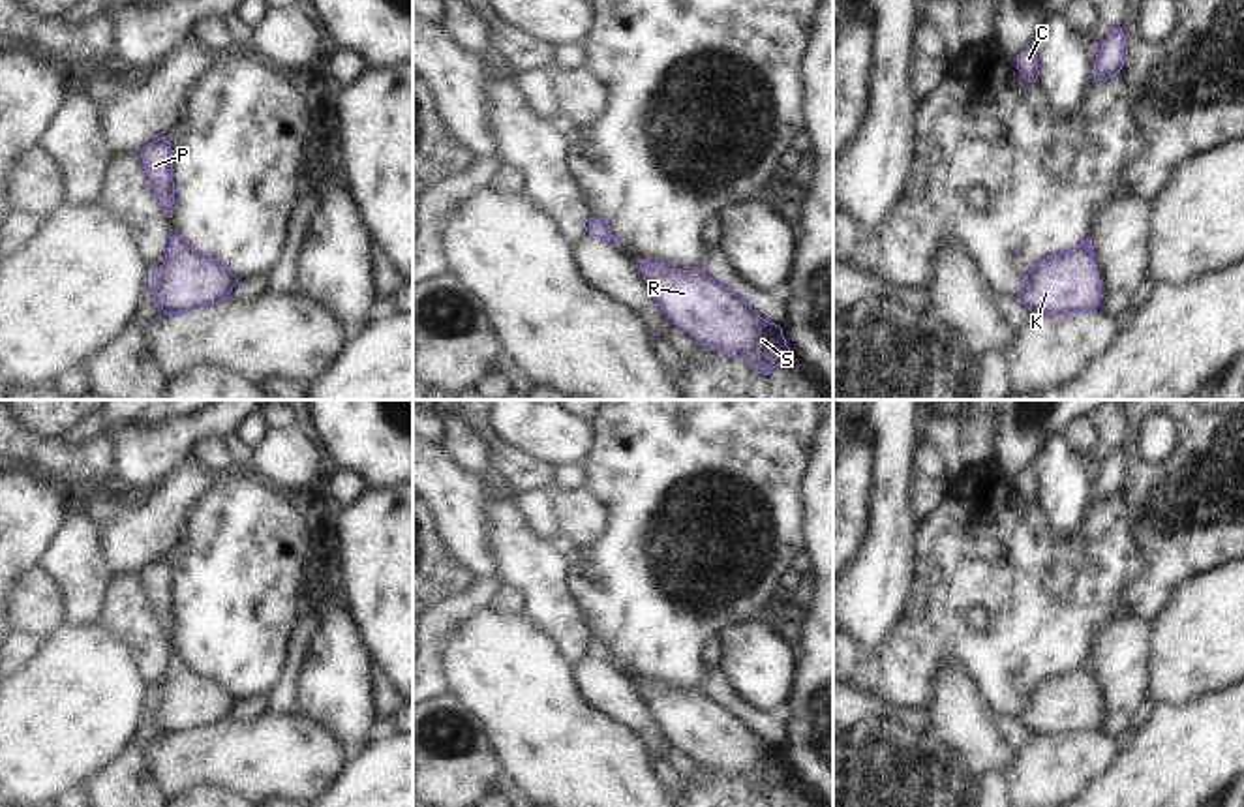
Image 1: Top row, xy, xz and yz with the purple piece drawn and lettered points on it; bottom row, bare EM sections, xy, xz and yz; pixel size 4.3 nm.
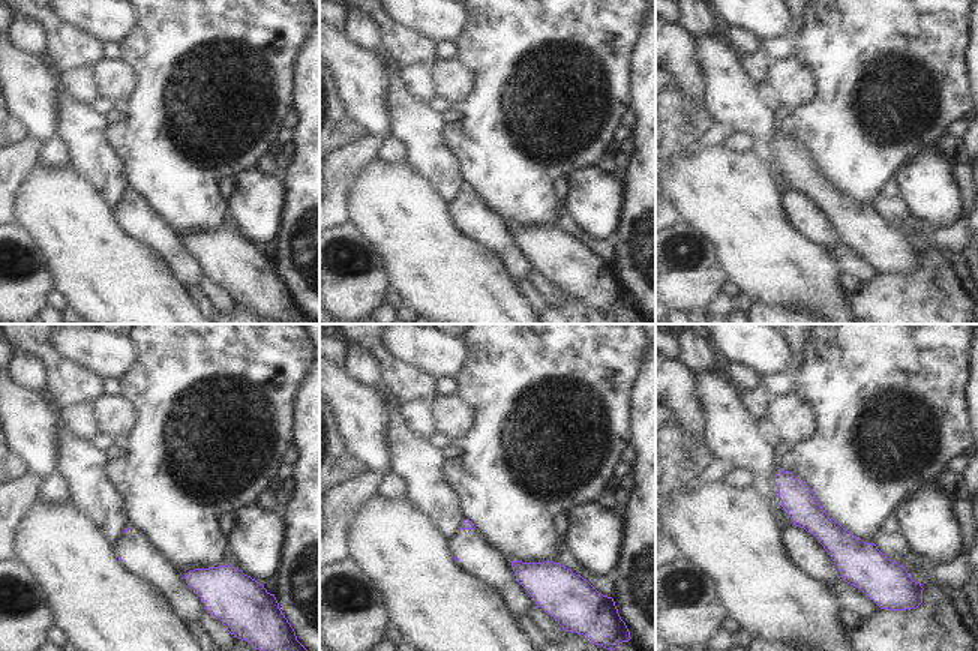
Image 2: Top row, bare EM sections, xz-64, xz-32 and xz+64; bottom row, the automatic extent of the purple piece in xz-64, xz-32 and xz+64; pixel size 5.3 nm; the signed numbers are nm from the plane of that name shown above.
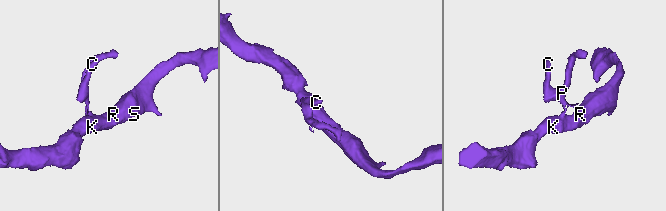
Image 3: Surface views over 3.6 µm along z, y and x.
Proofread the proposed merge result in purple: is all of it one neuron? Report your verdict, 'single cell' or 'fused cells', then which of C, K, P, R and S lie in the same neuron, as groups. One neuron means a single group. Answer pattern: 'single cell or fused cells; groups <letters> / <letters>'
fused cells; groups C P / K R S

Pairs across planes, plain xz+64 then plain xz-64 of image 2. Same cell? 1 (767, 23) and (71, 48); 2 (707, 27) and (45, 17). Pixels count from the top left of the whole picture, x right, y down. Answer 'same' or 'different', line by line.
1: different
2: different

